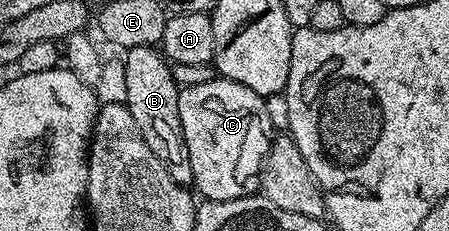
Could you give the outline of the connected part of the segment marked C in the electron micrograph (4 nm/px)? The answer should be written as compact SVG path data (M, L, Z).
M216 78L201 82L201 86L180 88L179 113L185 146L189 150L189 166L193 170L194 191L203 200L228 200L256 195L261 188L263 160L269 154L273 139L266 99L253 94L249 86L241 86L241 82Z

